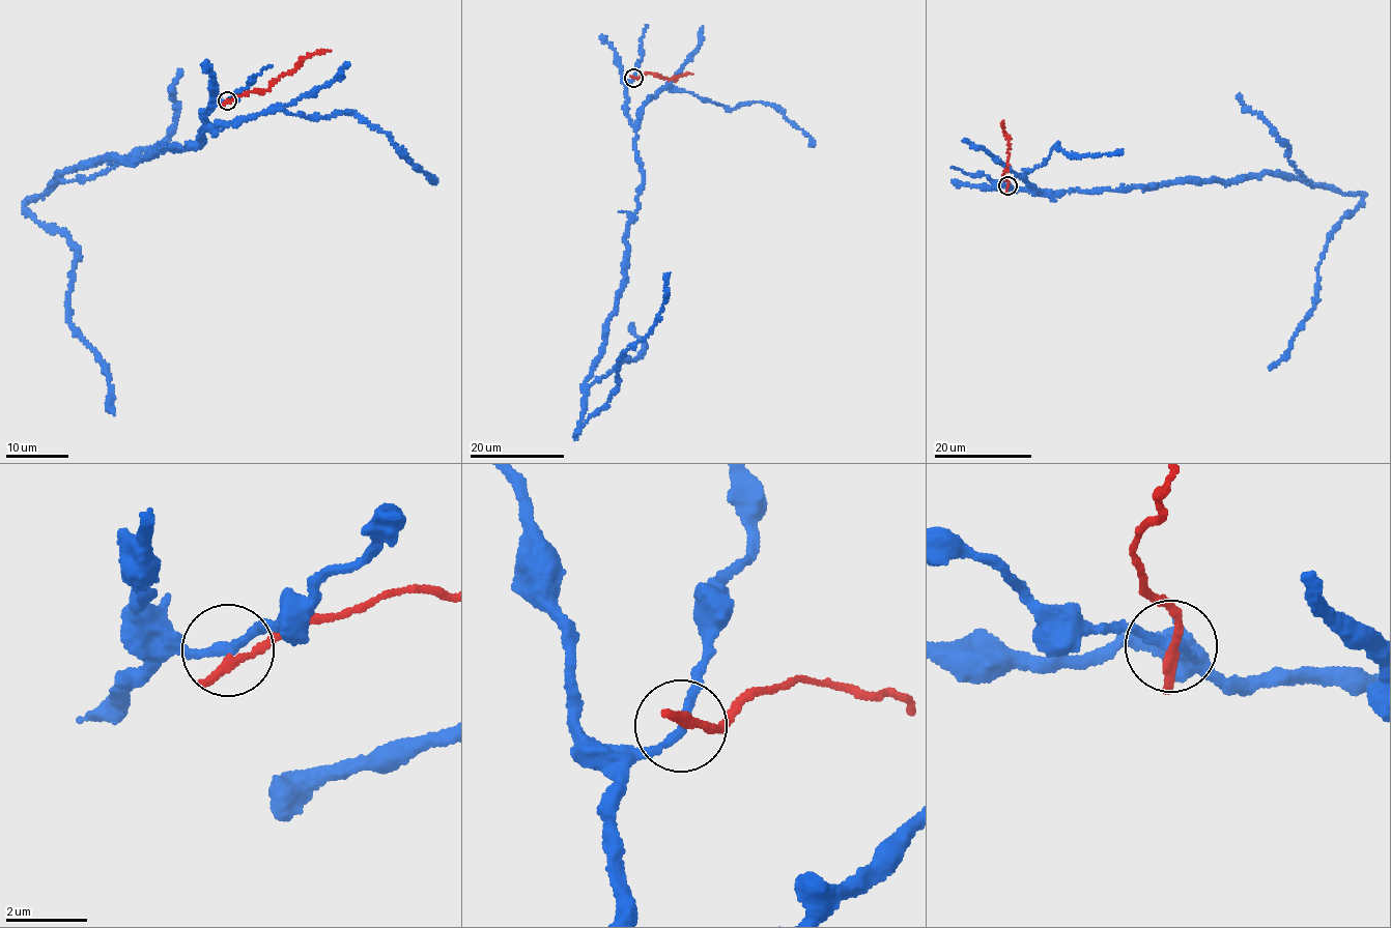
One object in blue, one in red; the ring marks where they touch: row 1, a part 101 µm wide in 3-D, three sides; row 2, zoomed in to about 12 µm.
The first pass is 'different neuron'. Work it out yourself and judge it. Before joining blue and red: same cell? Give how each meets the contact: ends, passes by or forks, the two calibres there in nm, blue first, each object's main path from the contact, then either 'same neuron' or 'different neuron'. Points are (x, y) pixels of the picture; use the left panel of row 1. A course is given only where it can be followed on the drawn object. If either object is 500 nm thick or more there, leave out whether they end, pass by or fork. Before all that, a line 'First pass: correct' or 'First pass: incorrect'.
First pass: correct
blue passes by | red ends | 200/280 nm | blue via (226, 100), (204, 113), (197, 148), (105, 157), (23, 203), (78, 254), (68, 323), (103, 361), (113, 413) | red via (226, 100), (251, 91), (262, 92), (308, 56), (330, 52) | different neuron

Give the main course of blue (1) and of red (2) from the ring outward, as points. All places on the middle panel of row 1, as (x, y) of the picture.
1: (633, 79), (626, 109), (643, 186), (574, 435), (655, 323), (669, 272)
2: (633, 79), (647, 74), (672, 80), (692, 73)

